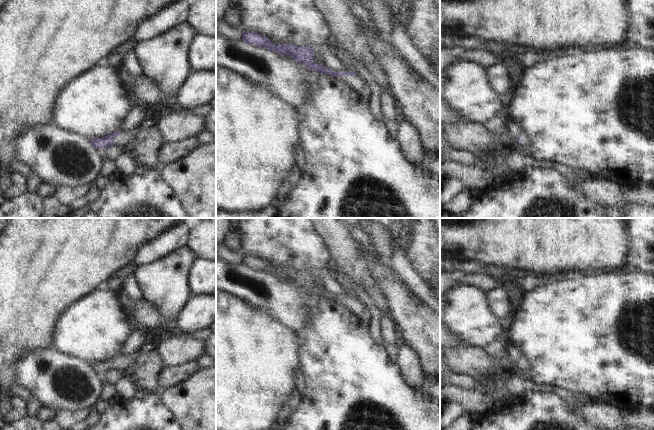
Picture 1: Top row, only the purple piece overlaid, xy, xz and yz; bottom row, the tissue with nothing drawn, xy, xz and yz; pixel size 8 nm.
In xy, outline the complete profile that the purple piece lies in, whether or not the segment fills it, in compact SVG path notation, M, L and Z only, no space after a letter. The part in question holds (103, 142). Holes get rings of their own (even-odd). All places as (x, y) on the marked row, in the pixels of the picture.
M137 128L131 129L129 132L119 133L113 132L104 137L94 138L90 140L90 143L97 148L98 150L101 148L107 148L109 146L121 146L127 145L129 143L133 144L135 140L135 134L137 132Z

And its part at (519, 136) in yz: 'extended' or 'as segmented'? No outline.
extended

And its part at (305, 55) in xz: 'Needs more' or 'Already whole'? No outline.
Needs more.

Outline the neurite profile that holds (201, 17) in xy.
M197 0L188 12L186 22L197 34L216 38L216 0Z

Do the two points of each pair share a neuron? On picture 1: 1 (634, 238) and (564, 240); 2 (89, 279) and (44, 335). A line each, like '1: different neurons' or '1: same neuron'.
1: different neurons
2: same neuron

